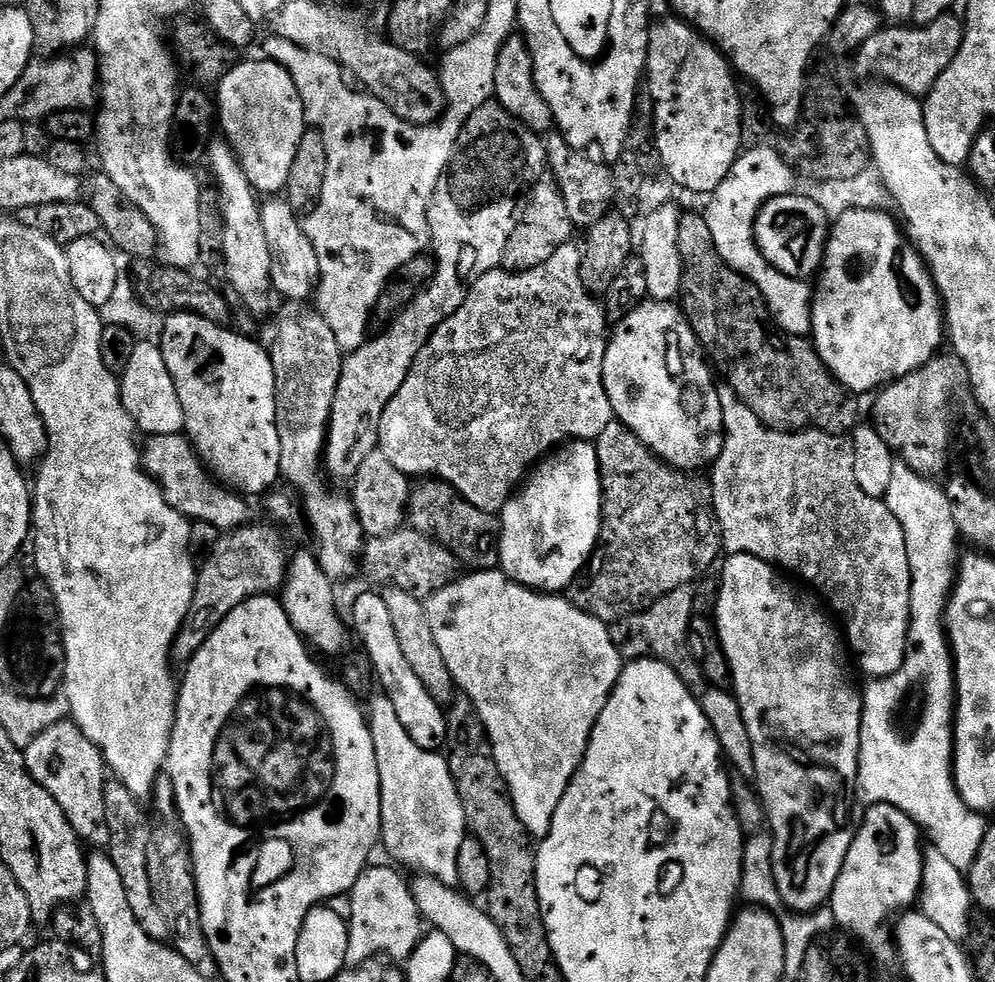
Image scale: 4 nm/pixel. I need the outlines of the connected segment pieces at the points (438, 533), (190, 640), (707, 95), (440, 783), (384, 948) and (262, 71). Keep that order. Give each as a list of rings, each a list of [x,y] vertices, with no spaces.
[[[424,478],[415,485],[414,495],[406,513],[407,523],[415,532],[421,532],[434,542],[446,546],[453,557],[456,555],[464,564],[469,564],[472,570],[496,570],[500,567],[500,522],[493,513],[478,510],[469,500],[464,499],[455,488],[435,478]]]
[[[249,522],[239,528],[225,531],[220,537],[218,546],[214,546],[214,550],[206,557],[206,562],[199,565],[192,605],[184,620],[184,625],[176,635],[176,641],[172,643],[173,661],[180,666],[187,665],[188,661],[194,658],[196,651],[206,642],[206,638],[210,638],[210,634],[214,634],[214,630],[223,622],[226,614],[230,614],[230,610],[242,606],[242,602],[255,596],[279,593],[284,587],[289,563],[290,552],[284,549],[284,540],[274,529],[267,528],[264,524]]]
[[[671,19],[655,21],[648,30],[646,88],[648,84],[656,107],[654,135],[660,163],[678,187],[711,194],[742,151],[740,88],[728,57],[688,21]]]
[[[376,694],[373,698],[370,727],[380,779],[382,848],[384,844],[385,850],[397,860],[397,865],[405,864],[406,867],[413,868],[413,873],[431,876],[435,880],[441,880],[443,884],[455,885],[458,881],[458,846],[462,846],[468,823],[447,759],[440,752],[422,750],[422,746],[418,746],[414,738],[406,734],[406,726],[398,722],[398,714],[394,714],[394,706],[388,696]]]
[[[375,866],[365,868],[351,890],[352,917],[347,921],[349,965],[359,966],[377,958],[404,962],[420,943],[422,917],[412,896],[409,881],[407,879],[404,881],[395,872],[397,869],[392,868],[375,868]]]
[[[263,58],[257,60],[256,62],[241,61],[219,81],[216,88],[218,122],[220,127],[222,126],[223,137],[234,151],[252,188],[261,195],[276,196],[285,191],[298,146],[308,128],[308,123],[305,118],[304,103],[289,72],[272,60]]]

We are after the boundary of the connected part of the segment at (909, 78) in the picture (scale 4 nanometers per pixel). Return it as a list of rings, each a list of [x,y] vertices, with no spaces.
[[[948,13],[925,25],[920,32],[909,32],[906,26],[884,26],[866,40],[855,53],[854,68],[864,78],[872,72],[898,88],[915,96],[927,95],[937,78],[941,76],[955,54],[961,48],[964,37],[963,21]]]

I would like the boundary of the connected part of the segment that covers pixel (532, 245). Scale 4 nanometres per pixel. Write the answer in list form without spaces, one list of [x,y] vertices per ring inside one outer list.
[[[545,174],[532,187],[528,196],[528,205],[514,230],[510,234],[510,242],[506,242],[506,254],[503,267],[509,272],[529,272],[554,258],[562,246],[573,239],[574,229],[570,222],[570,214],[566,210],[566,202],[562,198],[562,190],[558,182],[550,174]]]

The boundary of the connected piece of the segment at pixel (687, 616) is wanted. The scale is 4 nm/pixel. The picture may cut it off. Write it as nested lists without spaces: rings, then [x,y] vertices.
[[[692,586],[667,592],[664,597],[658,602],[654,602],[646,610],[622,618],[617,624],[611,625],[610,631],[614,646],[625,661],[656,659],[658,662],[670,666],[674,670],[674,674],[678,674],[678,678],[682,678],[682,682],[690,690],[692,696],[701,698],[707,694],[709,685],[705,681],[694,654],[690,654],[690,642],[688,641],[688,631],[694,615],[692,607],[695,593],[696,589]]]

